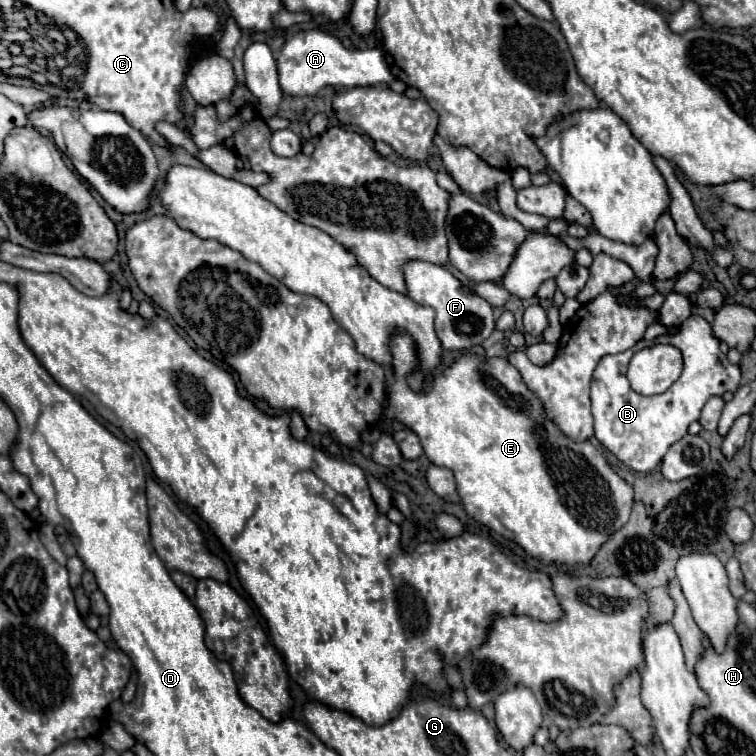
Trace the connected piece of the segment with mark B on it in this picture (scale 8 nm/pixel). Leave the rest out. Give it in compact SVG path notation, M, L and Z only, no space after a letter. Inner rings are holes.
M691 315L677 335L659 335L653 341L637 341L631 349L607 355L599 361L591 379L591 403L595 419L595 437L603 443L621 463L633 471L649 473L659 465L667 449L687 435L689 423L699 419L699 413L711 395L723 395L725 391L737 391L741 371L737 365L731 365L727 355L719 349L719 339L713 337L711 325L699 317ZM667 343L681 351L683 355L683 373L681 377L661 395L643 397L635 393L627 381L627 365L631 357L651 345Z

